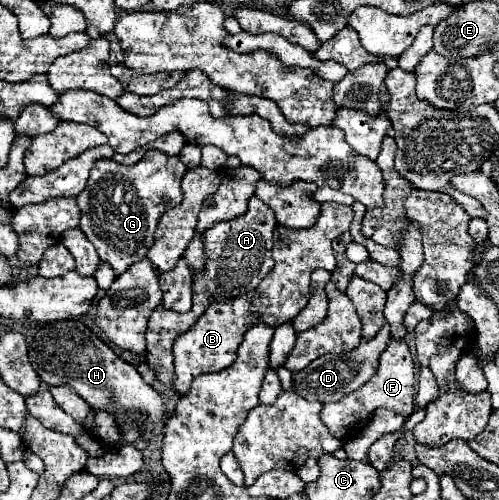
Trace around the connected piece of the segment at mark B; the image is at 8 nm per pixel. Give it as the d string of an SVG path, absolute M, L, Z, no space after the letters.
M336 202L322 204L318 222L308 230L288 230L276 226L274 230L274 268L262 278L260 286L250 294L230 300L218 300L208 306L208 310L198 318L198 322L186 332L180 334L174 342L174 370L176 382L172 384L174 392L186 394L196 376L206 372L220 372L236 360L236 350L244 340L244 334L258 322L266 322L270 328L278 328L286 322L292 322L298 312L306 306L310 296L310 274L316 268L334 270L336 260L332 254L332 240L348 230L352 222L352 208Z

